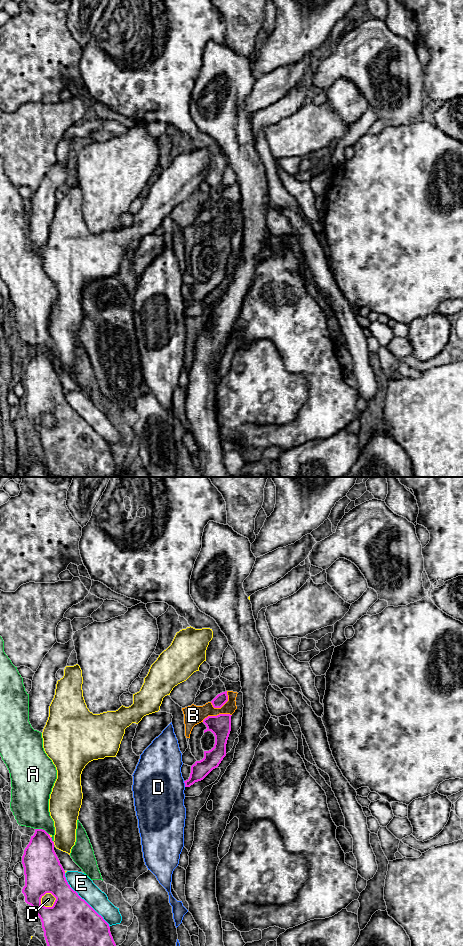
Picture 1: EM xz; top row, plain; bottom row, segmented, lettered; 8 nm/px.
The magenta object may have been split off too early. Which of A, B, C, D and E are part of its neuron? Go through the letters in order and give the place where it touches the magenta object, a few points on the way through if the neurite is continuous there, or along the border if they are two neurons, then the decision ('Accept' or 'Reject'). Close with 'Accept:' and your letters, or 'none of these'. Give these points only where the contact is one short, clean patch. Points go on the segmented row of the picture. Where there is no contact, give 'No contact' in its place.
A: Touches magenta at xz (42, 829). Reject
B: Touches magenta at xz (217, 715). Boundary: xz (231, 714), (208, 715), (202, 721). Reject
C: Touches magenta at xz (49, 907). Reject
D: Touches magenta at xz (185, 784). Reject
E: Touches magenta at xz (83, 899). Reject
Accept: none of these

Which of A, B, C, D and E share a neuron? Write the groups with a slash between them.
A / B / C / D / E

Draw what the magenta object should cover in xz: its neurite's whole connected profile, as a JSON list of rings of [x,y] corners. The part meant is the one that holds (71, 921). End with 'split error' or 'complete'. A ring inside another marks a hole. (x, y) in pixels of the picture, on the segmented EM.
[[[35,829],[22,856],[25,886],[22,893],[42,922],[47,946],[116,946],[109,924],[68,884],[65,871],[54,851],[54,842],[43,829]],[[51,893],[55,898],[52,907],[41,905],[41,898]]]; complete

